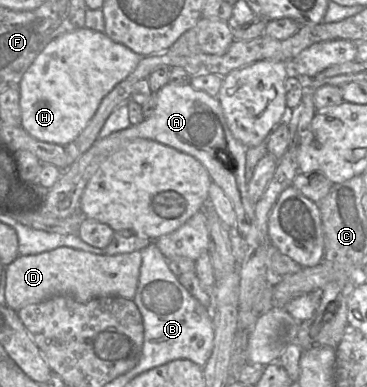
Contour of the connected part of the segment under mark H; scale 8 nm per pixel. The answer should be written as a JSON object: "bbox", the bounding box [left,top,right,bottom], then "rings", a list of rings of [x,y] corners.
{"bbox":[19,28,144,146],"rings":[[[80,28],[70,32],[63,33],[51,40],[45,48],[37,55],[32,64],[28,67],[19,83],[21,126],[34,138],[48,143],[59,144],[62,146],[72,142],[81,131],[87,126],[95,112],[97,111],[102,99],[122,80],[124,80],[137,66],[139,60],[144,57],[123,44],[116,43],[105,33],[98,32],[88,28]]]}

